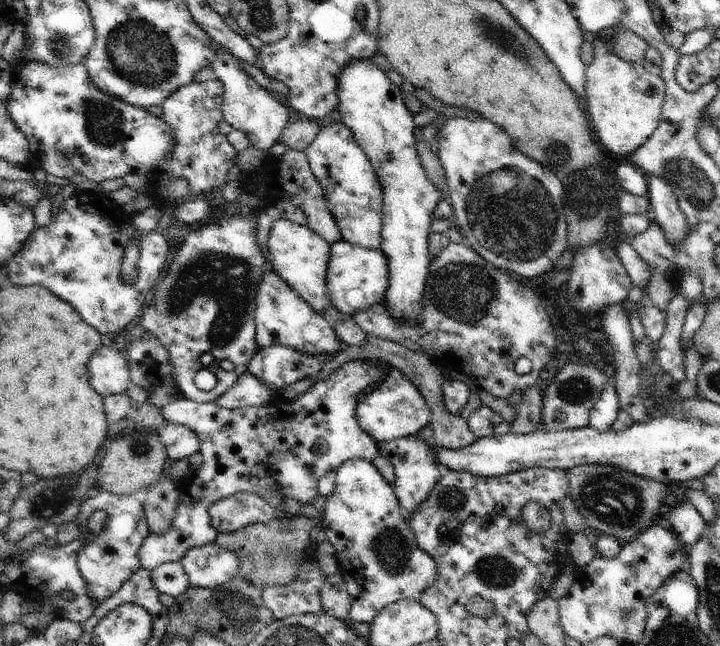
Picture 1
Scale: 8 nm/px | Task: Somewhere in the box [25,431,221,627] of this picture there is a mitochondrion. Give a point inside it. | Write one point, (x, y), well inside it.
(54, 499)

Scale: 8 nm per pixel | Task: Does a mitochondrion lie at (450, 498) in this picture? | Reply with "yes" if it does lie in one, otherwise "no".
yes

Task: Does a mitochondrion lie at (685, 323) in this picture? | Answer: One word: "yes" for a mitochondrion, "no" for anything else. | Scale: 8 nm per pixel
no

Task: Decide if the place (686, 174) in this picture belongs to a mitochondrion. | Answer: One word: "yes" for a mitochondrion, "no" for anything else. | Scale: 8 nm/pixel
yes

